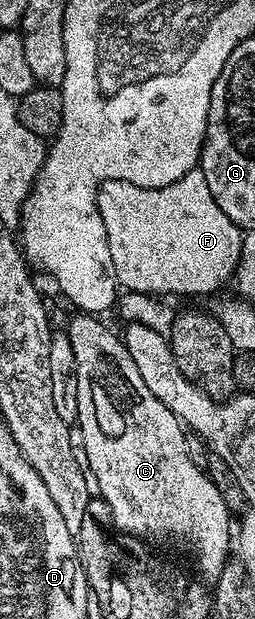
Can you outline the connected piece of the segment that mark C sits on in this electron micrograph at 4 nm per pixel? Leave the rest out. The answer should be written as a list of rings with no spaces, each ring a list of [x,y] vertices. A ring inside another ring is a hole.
[[[81,311],[75,312],[73,314],[75,317],[71,319],[70,326],[64,329],[64,332],[67,337],[69,337],[70,342],[72,343],[72,351],[76,354],[76,403],[78,404],[78,426],[80,427],[80,431],[84,435],[84,451],[86,452],[86,464],[92,467],[92,475],[96,475],[96,483],[98,484],[97,496],[101,497],[102,500],[108,503],[108,507],[110,508],[110,514],[112,515],[112,519],[114,520],[113,528],[120,533],[129,533],[132,537],[140,537],[145,539],[147,542],[155,543],[154,541],[163,541],[166,545],[175,545],[176,548],[179,549],[180,552],[183,553],[186,557],[191,557],[192,560],[198,564],[197,572],[200,574],[201,580],[206,583],[213,583],[220,579],[220,571],[224,569],[227,561],[231,560],[232,557],[232,525],[230,529],[230,520],[232,520],[232,514],[230,512],[229,507],[225,505],[224,497],[217,491],[216,484],[212,483],[212,479],[206,473],[205,469],[201,469],[200,467],[196,467],[196,463],[192,463],[192,459],[188,459],[188,450],[184,447],[184,439],[186,438],[187,430],[184,428],[181,421],[178,420],[178,416],[172,412],[171,409],[168,408],[164,403],[160,401],[156,397],[156,395],[152,395],[148,387],[144,385],[144,381],[140,377],[140,372],[136,369],[136,364],[132,361],[132,356],[129,354],[128,347],[125,345],[123,338],[119,336],[118,333],[114,334],[112,330],[109,329],[108,326],[105,325],[105,320],[99,319],[97,316],[91,315],[89,313],[83,313]]]

